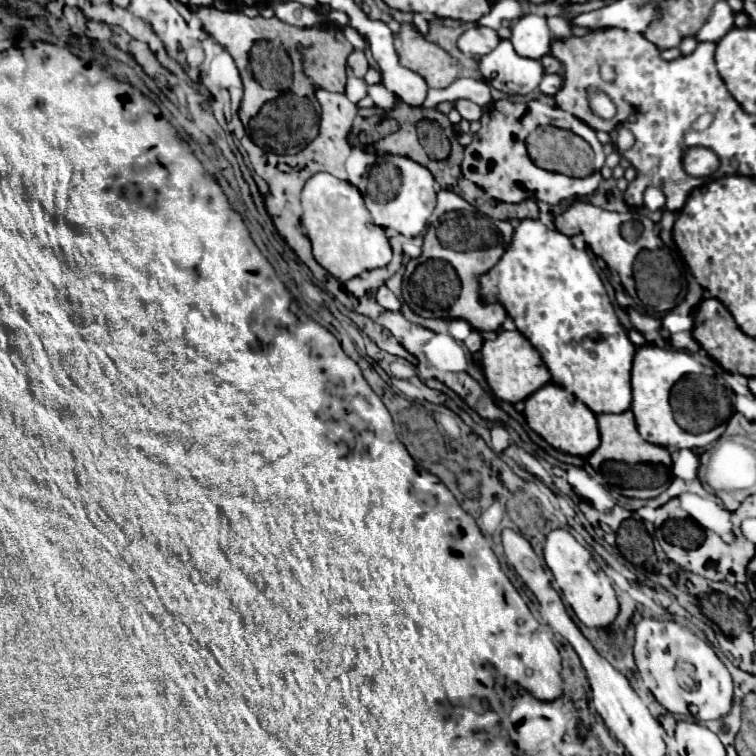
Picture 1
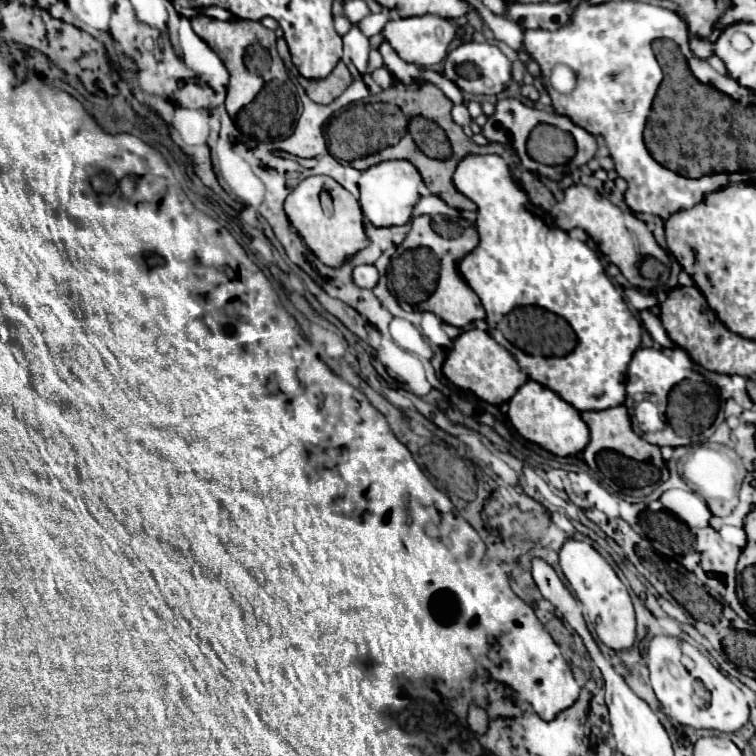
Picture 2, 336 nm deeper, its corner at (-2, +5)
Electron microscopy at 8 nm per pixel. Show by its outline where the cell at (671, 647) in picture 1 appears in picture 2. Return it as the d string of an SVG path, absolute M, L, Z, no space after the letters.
M654 637L648 647L648 669L650 685L662 705L662 711L674 721L694 729L716 729L724 733L738 731L748 723L748 703L744 693L694 645L676 637Z

